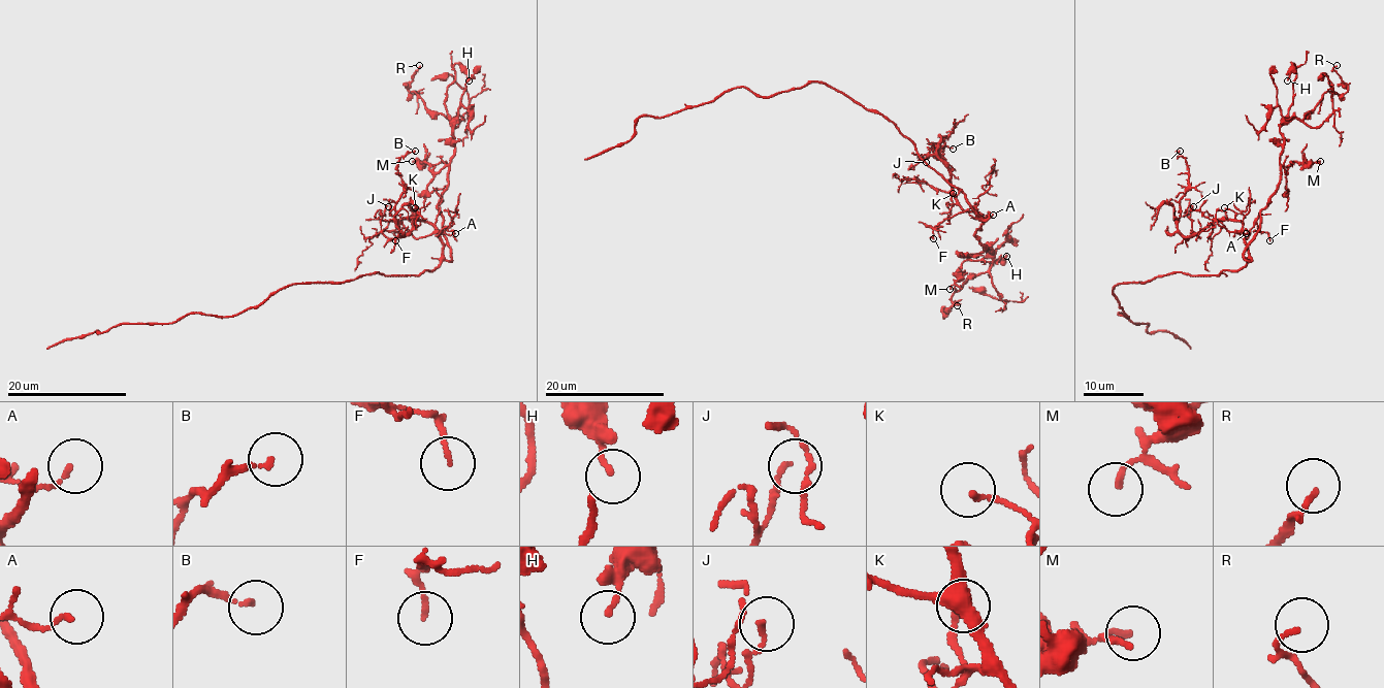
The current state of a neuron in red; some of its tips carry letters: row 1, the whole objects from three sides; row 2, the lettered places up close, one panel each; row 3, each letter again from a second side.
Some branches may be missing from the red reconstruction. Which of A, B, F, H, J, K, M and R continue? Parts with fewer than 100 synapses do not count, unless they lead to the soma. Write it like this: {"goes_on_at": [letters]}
{"goes_on_at": []}

